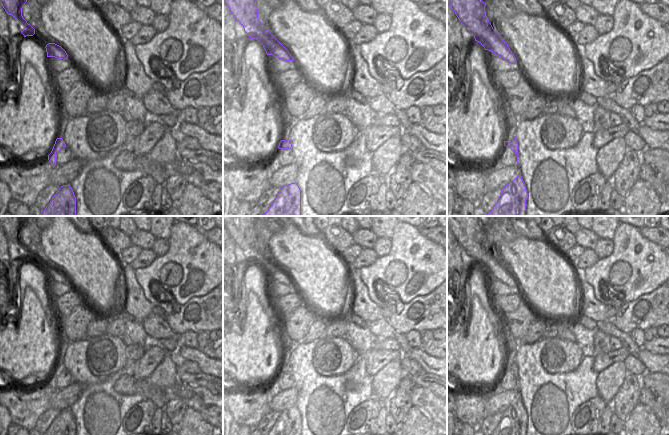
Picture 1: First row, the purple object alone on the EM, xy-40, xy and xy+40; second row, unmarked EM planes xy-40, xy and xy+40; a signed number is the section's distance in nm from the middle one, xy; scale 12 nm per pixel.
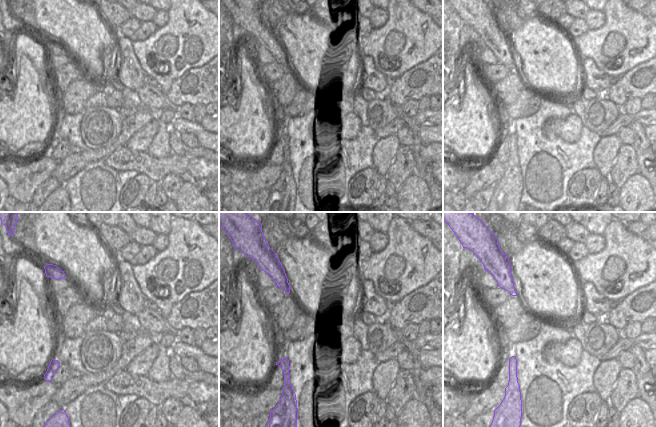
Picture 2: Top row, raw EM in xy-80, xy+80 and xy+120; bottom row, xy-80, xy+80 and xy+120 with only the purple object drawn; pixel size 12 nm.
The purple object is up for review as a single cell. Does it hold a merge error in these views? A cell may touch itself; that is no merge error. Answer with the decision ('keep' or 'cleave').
keep

